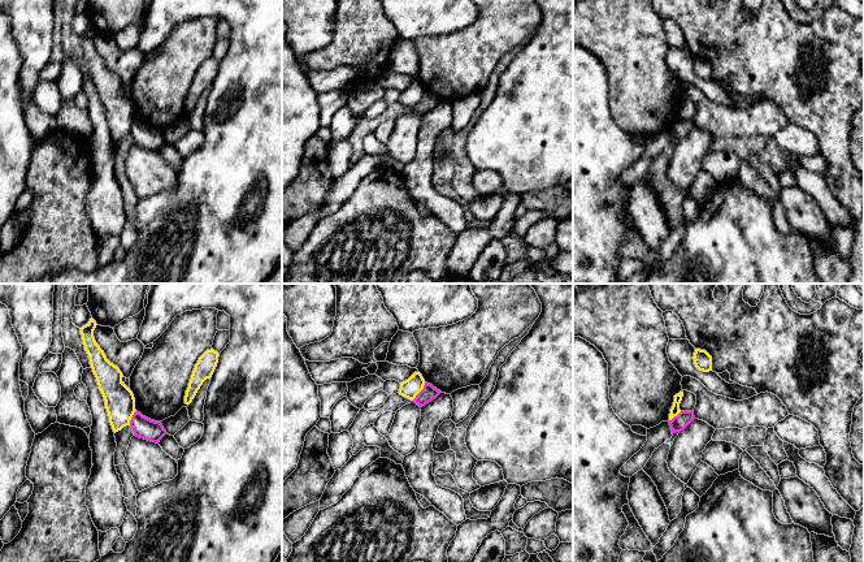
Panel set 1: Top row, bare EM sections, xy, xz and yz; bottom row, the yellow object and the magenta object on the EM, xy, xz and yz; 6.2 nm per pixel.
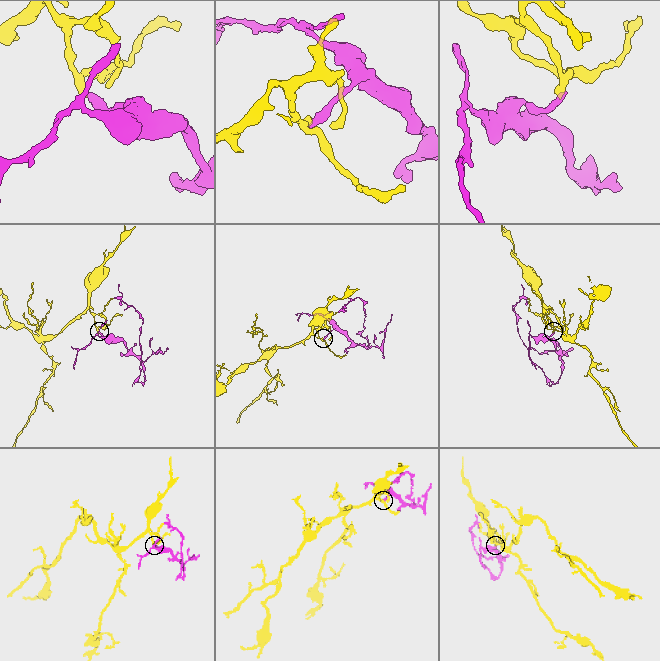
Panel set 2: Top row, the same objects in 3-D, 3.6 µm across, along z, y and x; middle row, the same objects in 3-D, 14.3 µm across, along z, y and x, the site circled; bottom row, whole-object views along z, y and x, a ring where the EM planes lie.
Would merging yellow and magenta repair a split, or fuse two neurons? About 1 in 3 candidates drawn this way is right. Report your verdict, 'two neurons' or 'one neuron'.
two neurons

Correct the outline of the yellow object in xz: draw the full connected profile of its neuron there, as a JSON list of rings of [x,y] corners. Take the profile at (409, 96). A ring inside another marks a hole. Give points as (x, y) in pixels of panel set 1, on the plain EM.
[[[414,81],[408,88],[400,91],[399,103],[413,109],[424,98],[425,88],[420,81]]]

